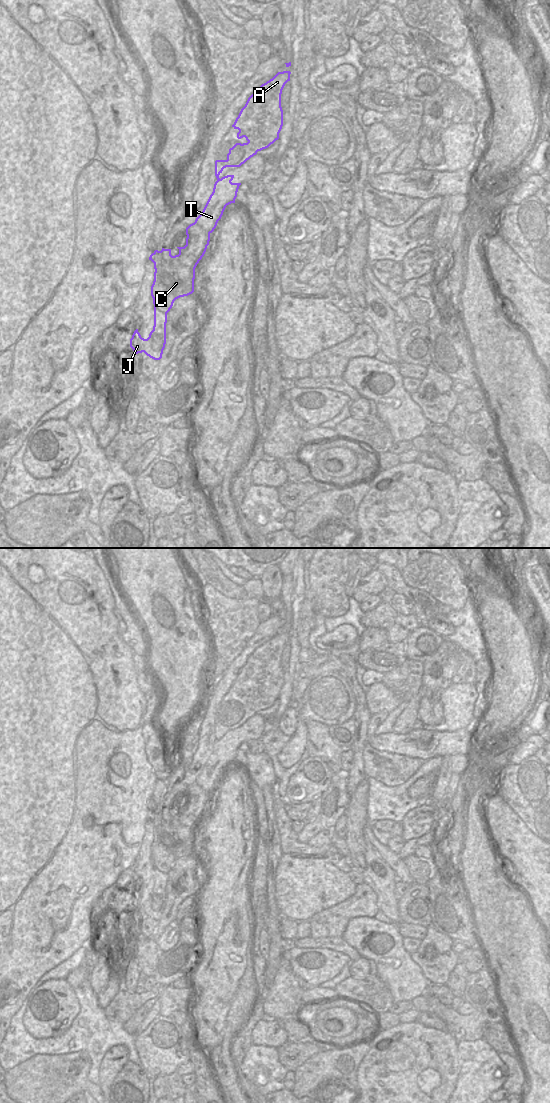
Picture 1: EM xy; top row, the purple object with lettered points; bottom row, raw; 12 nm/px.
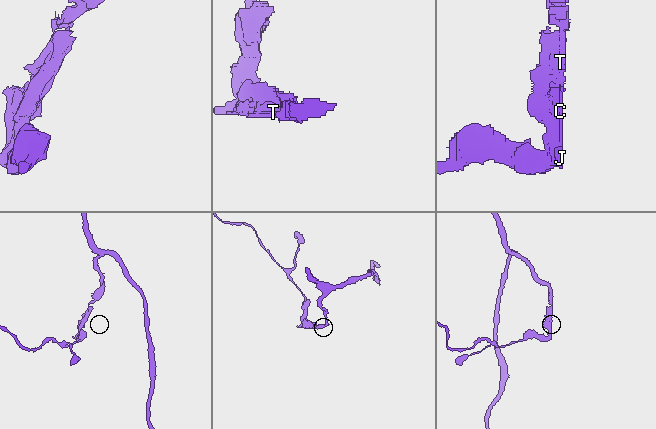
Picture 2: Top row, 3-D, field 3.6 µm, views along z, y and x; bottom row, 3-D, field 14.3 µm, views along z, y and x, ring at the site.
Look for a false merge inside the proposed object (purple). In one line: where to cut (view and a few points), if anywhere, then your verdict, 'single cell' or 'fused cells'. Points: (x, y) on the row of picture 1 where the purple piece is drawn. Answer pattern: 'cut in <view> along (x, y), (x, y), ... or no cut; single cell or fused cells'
cut in xy along (220, 179), (217, 180); fused cells

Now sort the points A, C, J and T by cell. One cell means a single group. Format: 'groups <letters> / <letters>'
groups A / C J T

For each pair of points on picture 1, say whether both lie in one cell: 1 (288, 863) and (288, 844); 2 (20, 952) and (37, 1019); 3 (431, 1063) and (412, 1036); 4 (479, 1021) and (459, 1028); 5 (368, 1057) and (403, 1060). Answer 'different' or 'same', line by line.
1: different
2: different
3: same
4: same
5: different

